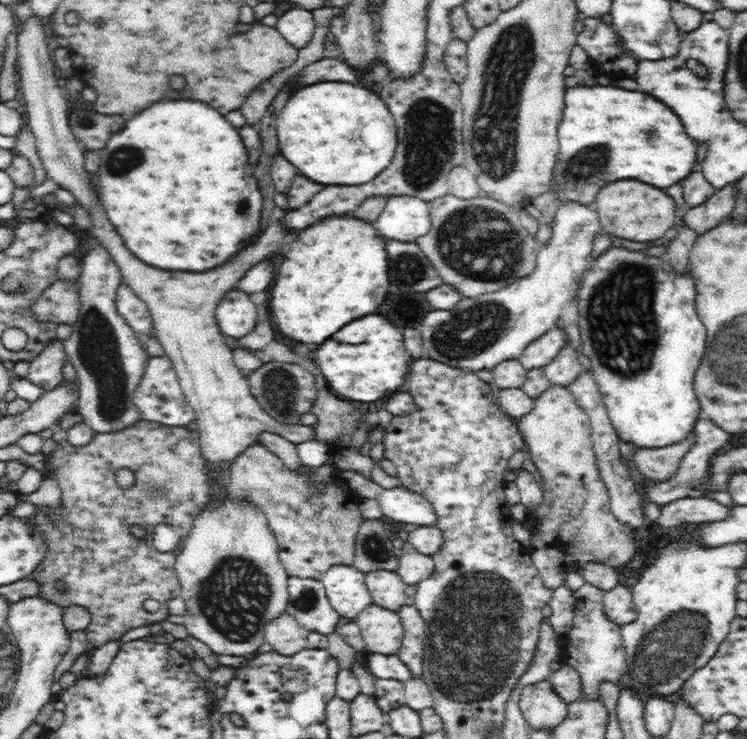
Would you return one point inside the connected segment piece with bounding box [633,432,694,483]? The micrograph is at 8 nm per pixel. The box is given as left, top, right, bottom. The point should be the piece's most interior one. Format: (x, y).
(656, 464)

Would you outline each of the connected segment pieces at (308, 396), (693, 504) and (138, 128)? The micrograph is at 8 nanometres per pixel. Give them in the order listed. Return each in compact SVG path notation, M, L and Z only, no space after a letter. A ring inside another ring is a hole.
M270 360L253 370L247 379L250 392L262 409L282 425L300 425L300 415L310 412L317 398L314 376L296 363Z
M710 497L684 498L662 507L660 518L654 523L662 528L676 528L686 523L706 523L724 520L730 516L728 507L712 501Z
M166 100L156 102L154 106L148 106L140 114L136 114L132 120L126 122L126 126L120 132L113 135L104 148L98 150L101 163L97 172L95 184L99 200L102 203L108 220L114 224L118 234L124 238L126 246L134 256L144 260L150 266L162 268L162 270L184 270L184 272L204 272L210 268L216 268L224 264L230 256L236 256L240 248L250 240L250 236L256 234L260 226L260 211L262 210L262 194L258 190L252 166L248 164L248 154L242 144L239 130L224 118L225 115L216 108L198 102L198 100Z

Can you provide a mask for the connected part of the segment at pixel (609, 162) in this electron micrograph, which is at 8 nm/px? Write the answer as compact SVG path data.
M574 86L566 90L564 118L558 128L560 154L552 170L550 190L556 192L560 204L578 202L592 206L596 194L602 186L614 180L640 180L654 184L656 188L668 188L684 180L696 166L696 146L694 140L684 132L682 121L662 102L644 92L630 92L614 86Z

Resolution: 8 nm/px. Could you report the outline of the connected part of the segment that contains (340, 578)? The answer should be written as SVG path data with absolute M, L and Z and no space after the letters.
M354 565L331 566L321 578L334 611L346 619L354 620L362 610L373 604L365 583L365 573Z

